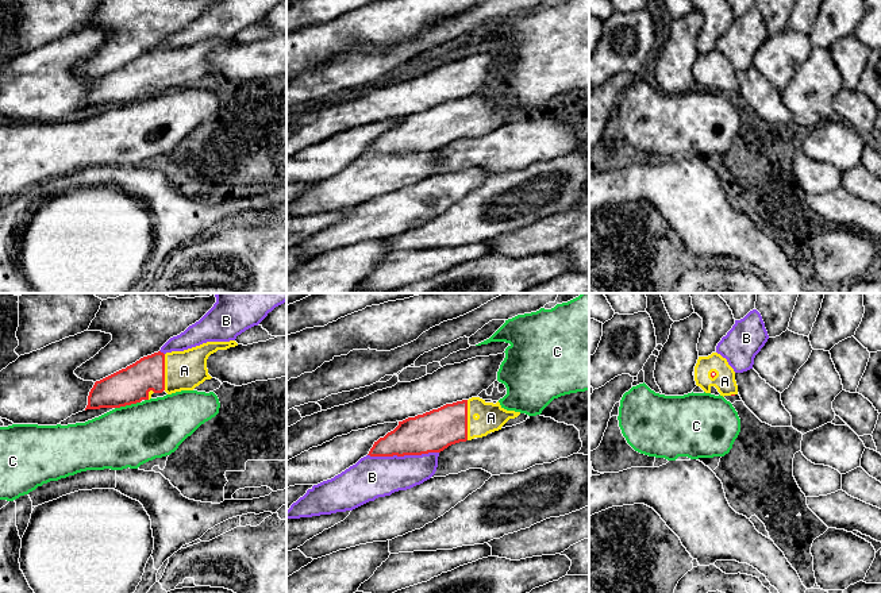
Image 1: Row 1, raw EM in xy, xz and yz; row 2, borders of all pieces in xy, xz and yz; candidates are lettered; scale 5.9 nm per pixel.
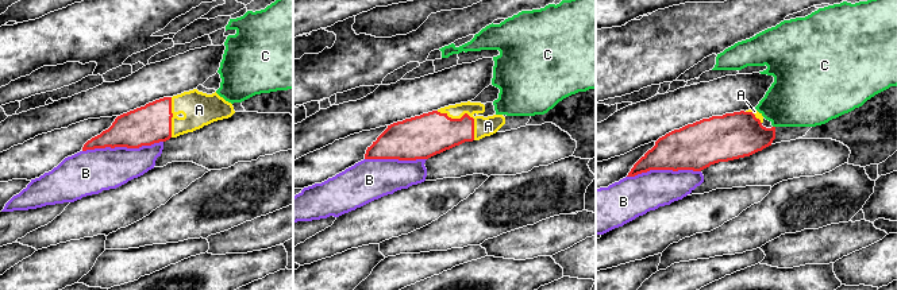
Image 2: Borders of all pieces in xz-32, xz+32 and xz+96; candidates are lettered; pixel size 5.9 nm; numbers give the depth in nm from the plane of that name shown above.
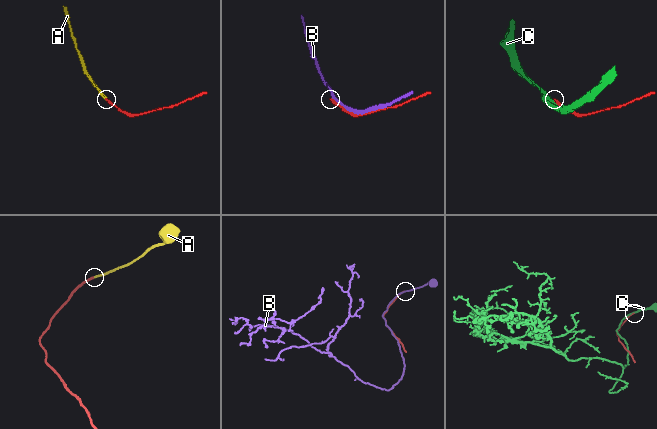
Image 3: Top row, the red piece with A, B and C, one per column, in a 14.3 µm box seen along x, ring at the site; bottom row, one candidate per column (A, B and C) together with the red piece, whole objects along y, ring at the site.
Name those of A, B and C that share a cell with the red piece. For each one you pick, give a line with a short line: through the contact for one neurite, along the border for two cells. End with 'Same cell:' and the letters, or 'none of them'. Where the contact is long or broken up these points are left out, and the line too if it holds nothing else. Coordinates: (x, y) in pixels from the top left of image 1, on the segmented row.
A: line xz (434, 431), (458, 420), (466, 420), (488, 420), (491, 418)
Same cell: A

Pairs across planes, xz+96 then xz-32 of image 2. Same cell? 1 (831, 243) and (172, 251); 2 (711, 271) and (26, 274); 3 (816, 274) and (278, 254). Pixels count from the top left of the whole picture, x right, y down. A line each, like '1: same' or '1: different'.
1: different
2: different
3: same

